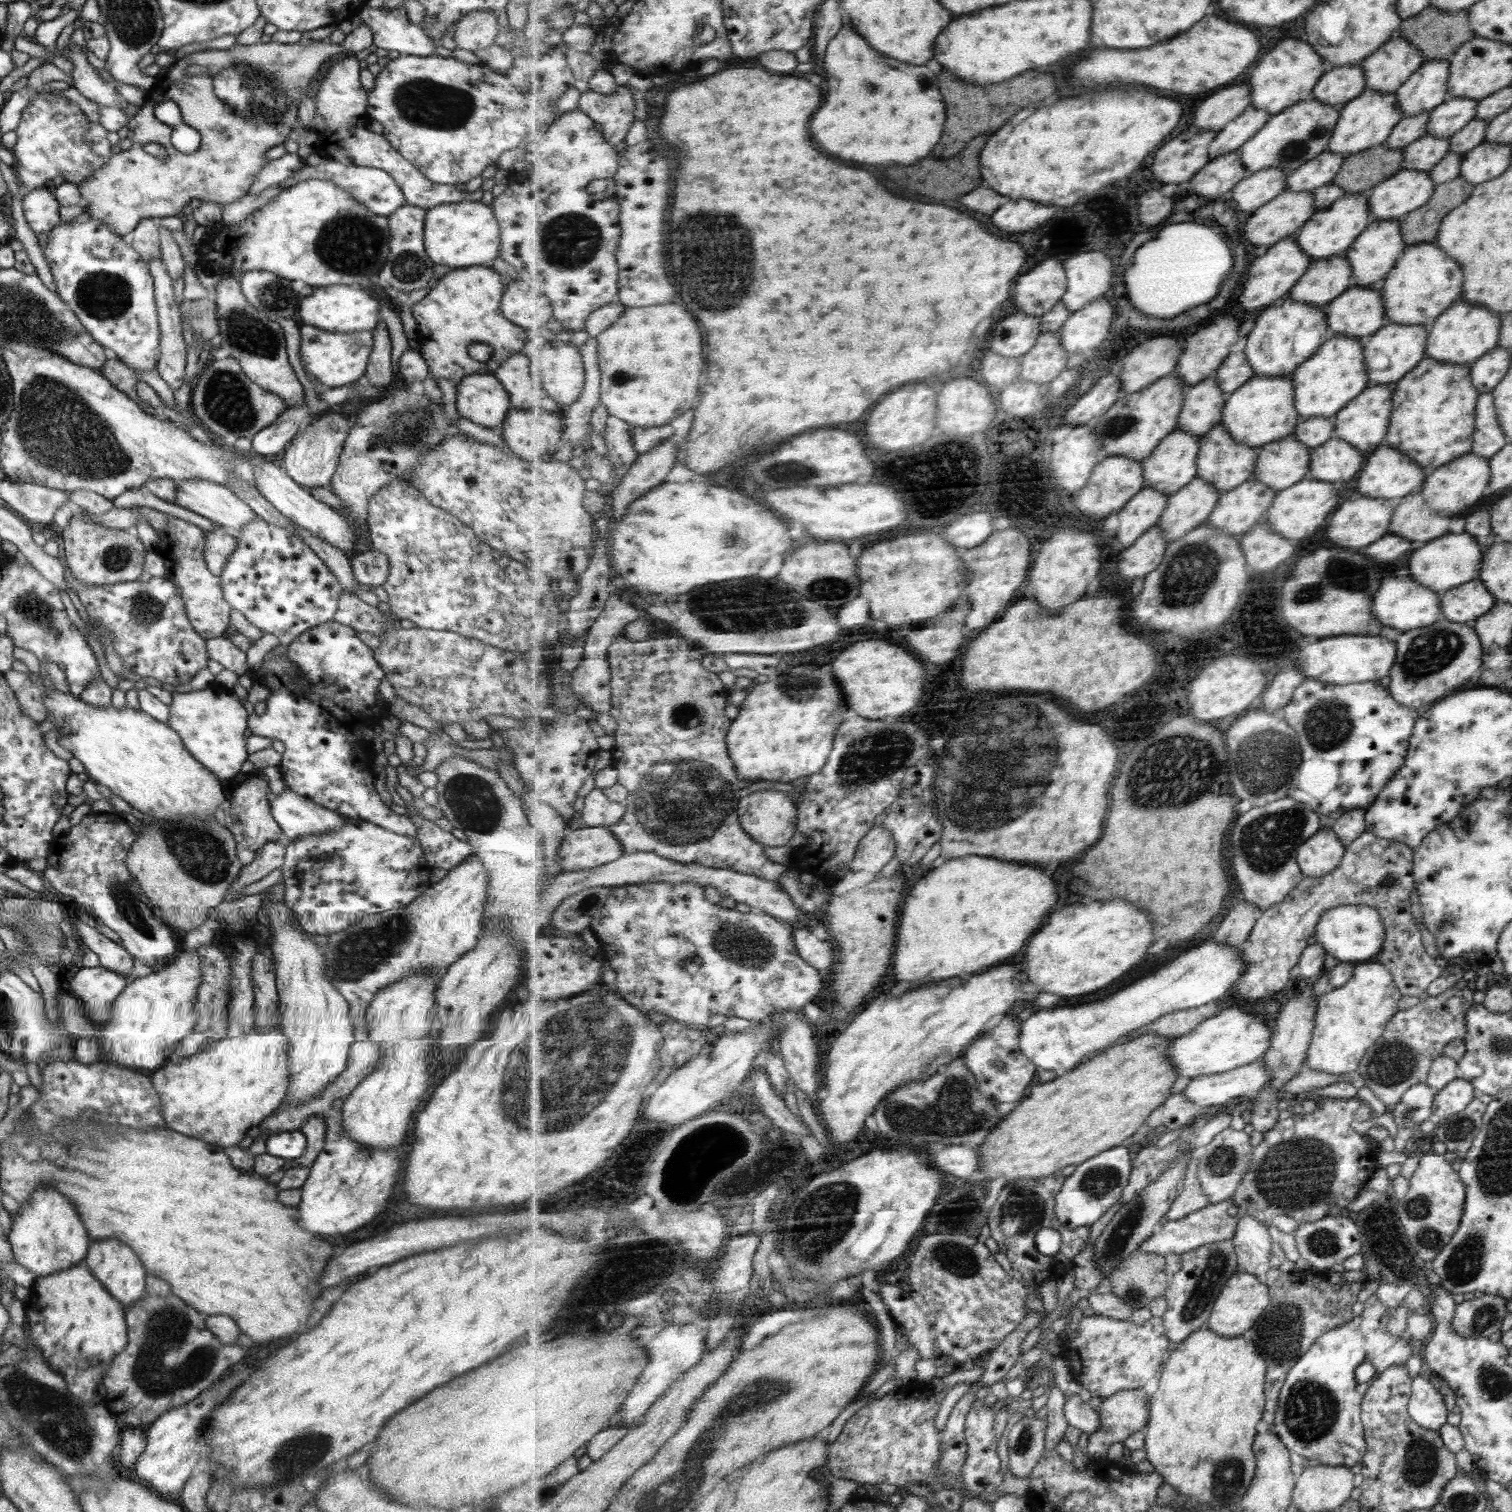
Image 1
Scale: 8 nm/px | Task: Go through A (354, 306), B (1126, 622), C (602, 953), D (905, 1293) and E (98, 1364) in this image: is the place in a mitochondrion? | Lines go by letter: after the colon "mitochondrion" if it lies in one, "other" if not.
A: other
B: other
C: other
D: other
E: other

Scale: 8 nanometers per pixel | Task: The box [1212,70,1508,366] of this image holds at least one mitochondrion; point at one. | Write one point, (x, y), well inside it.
(1296, 149)

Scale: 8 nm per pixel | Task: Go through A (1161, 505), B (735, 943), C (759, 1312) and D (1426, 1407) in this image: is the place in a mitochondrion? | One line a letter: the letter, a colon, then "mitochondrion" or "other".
A: other
B: mitochondrion
C: other
D: other

